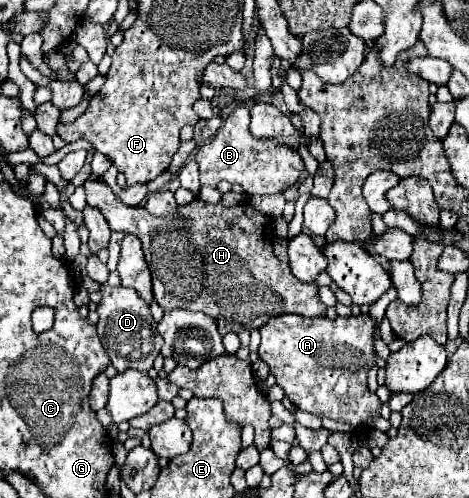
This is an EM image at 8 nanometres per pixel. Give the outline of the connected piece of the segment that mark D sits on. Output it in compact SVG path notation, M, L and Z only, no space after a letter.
M102 285L100 293L102 293L102 301L98 303L98 309L96 309L100 315L98 335L102 339L102 345L106 347L106 353L112 365L118 371L124 371L128 367L148 371L151 378L157 378L158 372L154 370L152 363L162 349L162 337L156 331L156 321L152 319L146 301L142 301L142 297L132 287L126 289L122 285L120 287Z

